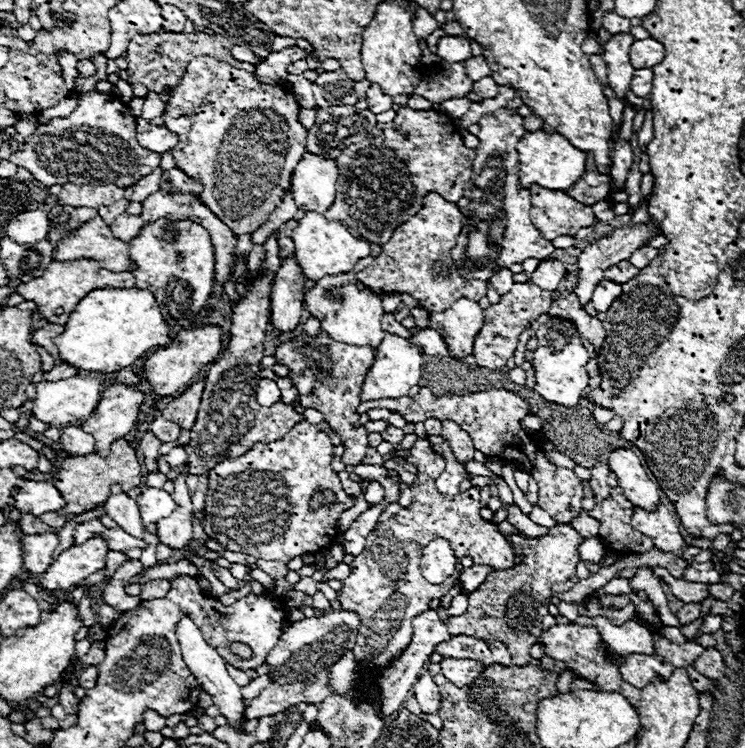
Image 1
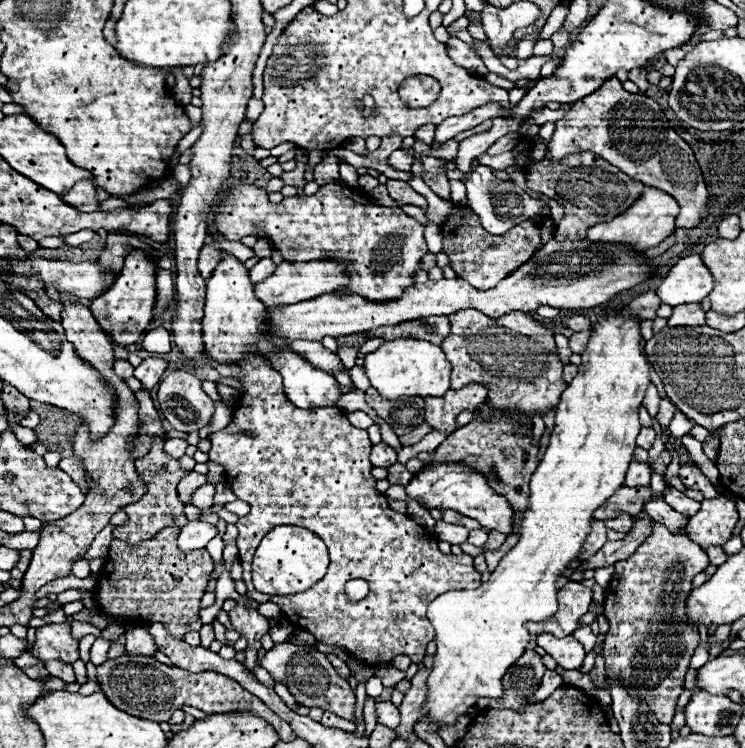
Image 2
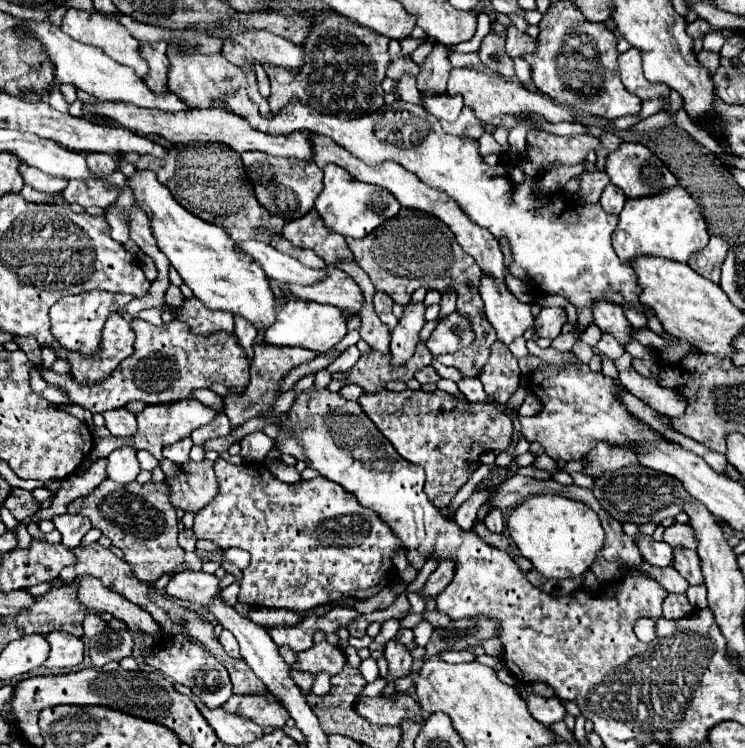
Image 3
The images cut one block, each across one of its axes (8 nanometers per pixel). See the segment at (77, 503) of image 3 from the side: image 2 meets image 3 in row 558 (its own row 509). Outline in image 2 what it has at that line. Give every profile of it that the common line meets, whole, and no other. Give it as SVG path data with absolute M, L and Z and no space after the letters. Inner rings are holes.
M160 438L154 440L150 452L144 458L138 458L134 462L138 474L148 484L148 492L142 496L142 500L138 500L126 508L130 522L126 526L120 526L114 530L114 538L118 538L118 540L124 540L128 544L138 544L142 540L150 540L160 528L166 528L166 526L182 528L188 522L184 516L184 504L178 502L178 492L176 492L176 486L186 476L186 472L180 470L178 460L172 460L164 454L162 446L164 446L164 442Z

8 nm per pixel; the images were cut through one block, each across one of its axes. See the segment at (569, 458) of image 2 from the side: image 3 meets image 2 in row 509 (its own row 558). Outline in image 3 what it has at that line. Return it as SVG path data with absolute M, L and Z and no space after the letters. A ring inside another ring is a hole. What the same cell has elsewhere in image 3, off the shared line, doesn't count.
M554 494L526 498L512 510L506 528L520 554L528 558L534 568L546 578L582 576L594 564L596 554L602 550L602 544L606 540L606 532L598 516L586 504Z

